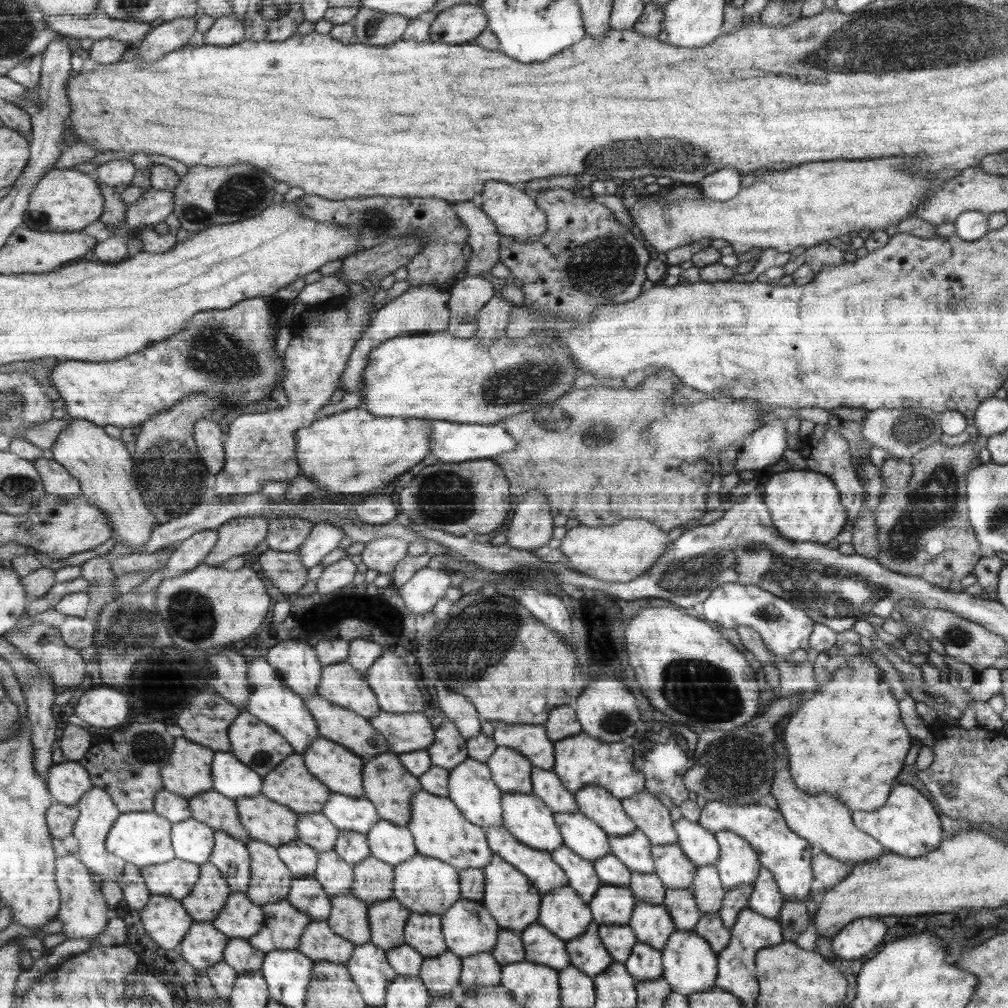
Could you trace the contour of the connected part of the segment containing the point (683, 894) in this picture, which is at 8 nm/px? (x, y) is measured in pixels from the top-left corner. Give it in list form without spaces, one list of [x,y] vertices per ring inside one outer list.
[[[667,889],[663,904],[673,917],[677,930],[692,931],[703,915],[690,889]]]

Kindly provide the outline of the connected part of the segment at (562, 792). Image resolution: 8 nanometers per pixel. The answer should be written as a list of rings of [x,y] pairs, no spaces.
[[[533,769],[533,793],[541,797],[554,812],[580,812],[576,794],[565,788],[553,770]]]

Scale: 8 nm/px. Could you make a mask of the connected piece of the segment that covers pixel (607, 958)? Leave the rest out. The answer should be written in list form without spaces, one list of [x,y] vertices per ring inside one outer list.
[[[595,920],[589,924],[585,933],[566,943],[572,964],[587,975],[600,975],[614,962],[613,955],[601,940],[600,925]]]

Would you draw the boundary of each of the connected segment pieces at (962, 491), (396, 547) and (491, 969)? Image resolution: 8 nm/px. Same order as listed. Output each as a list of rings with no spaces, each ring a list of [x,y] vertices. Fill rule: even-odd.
[[[938,442],[912,456],[909,461],[913,465],[913,476],[907,486],[901,489],[887,488],[879,496],[874,516],[879,530],[880,554],[874,560],[892,572],[917,576],[944,589],[952,581],[967,583],[971,580],[975,565],[985,554],[969,521],[965,502],[967,474],[981,465],[979,450],[978,443],[973,442],[956,446]]]
[[[379,538],[364,544],[360,558],[368,569],[378,573],[392,573],[408,555],[408,548],[409,544],[404,538]]]
[[[489,952],[465,956],[460,980],[465,994],[472,989],[500,985],[501,967]]]

